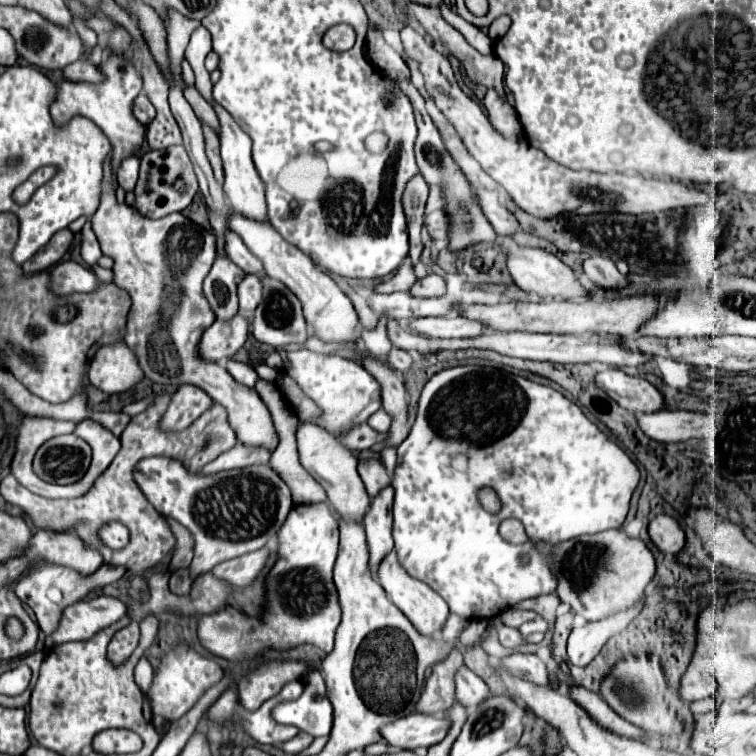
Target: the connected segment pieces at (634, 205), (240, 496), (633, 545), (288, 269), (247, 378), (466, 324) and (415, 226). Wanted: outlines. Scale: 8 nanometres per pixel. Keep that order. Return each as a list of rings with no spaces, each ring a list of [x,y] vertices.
[[[400,32],[404,50],[410,58],[418,60],[420,72],[426,82],[426,92],[434,98],[436,106],[442,114],[456,126],[470,154],[480,162],[480,166],[512,196],[512,200],[528,214],[536,218],[552,218],[564,212],[592,214],[592,212],[660,212],[678,206],[696,206],[710,200],[706,192],[686,188],[682,184],[666,184],[660,180],[646,180],[642,176],[626,176],[626,174],[598,174],[590,170],[570,170],[546,158],[546,154],[534,146],[530,146],[524,138],[506,138],[490,126],[488,114],[482,110],[478,102],[466,96],[454,76],[450,60],[438,52],[426,36],[418,32]]]
[[[154,456],[138,462],[134,478],[142,494],[162,516],[188,528],[192,534],[192,576],[202,576],[224,560],[262,548],[270,540],[270,534],[276,536],[294,506],[288,486],[270,470],[270,466],[200,474],[188,472],[184,464],[176,460]]]
[[[604,530],[598,534],[578,536],[560,544],[550,542],[536,542],[536,548],[550,558],[550,570],[556,574],[556,590],[554,594],[560,598],[560,602],[568,604],[574,614],[584,616],[586,620],[604,620],[608,616],[614,616],[620,610],[628,610],[638,604],[638,600],[644,596],[644,588],[654,578],[654,556],[648,550],[648,546],[638,538],[628,538],[622,530]]]
[[[232,210],[226,216],[226,222],[228,222],[228,228],[246,242],[250,252],[262,260],[266,274],[270,278],[284,282],[298,296],[298,300],[302,302],[302,308],[304,308],[304,318],[306,318],[312,334],[316,334],[324,342],[358,342],[358,332],[356,332],[358,316],[354,312],[352,302],[344,296],[344,292],[338,288],[338,284],[328,274],[324,274],[316,268],[316,264],[312,262],[312,258],[308,254],[302,254],[302,250],[298,250],[296,246],[290,246],[290,242],[286,242],[272,228],[270,222],[250,220]]]
[[[228,360],[228,362],[226,362],[226,370],[232,374],[232,378],[234,378],[236,382],[246,384],[246,386],[250,386],[250,388],[254,388],[256,382],[258,382],[258,374],[256,374],[256,370],[254,370],[252,366],[244,364],[244,362]]]
[[[462,316],[420,318],[408,324],[408,330],[430,338],[478,338],[482,332],[492,332],[490,326],[482,326],[482,322],[470,322],[470,318]]]
[[[416,174],[404,190],[404,212],[408,218],[408,236],[410,236],[410,260],[420,262],[422,256],[422,240],[420,230],[424,226],[424,204],[428,198],[428,184],[422,174]]]

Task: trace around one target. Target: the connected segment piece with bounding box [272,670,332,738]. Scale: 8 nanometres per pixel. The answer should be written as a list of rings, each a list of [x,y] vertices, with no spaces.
[[[310,672],[302,696],[290,702],[280,702],[272,710],[272,718],[278,724],[294,725],[314,738],[328,736],[332,730],[332,704],[326,696],[326,686],[320,672]]]

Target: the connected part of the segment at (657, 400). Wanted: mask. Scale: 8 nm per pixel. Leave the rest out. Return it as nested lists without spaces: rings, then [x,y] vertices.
[[[600,370],[596,374],[596,386],[600,386],[622,408],[642,414],[662,408],[662,394],[644,378],[628,376],[622,370]]]

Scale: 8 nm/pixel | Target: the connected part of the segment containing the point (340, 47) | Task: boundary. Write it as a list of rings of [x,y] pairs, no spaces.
[[[336,24],[324,34],[322,42],[330,50],[343,52],[352,48],[355,38],[356,34],[350,25]]]

